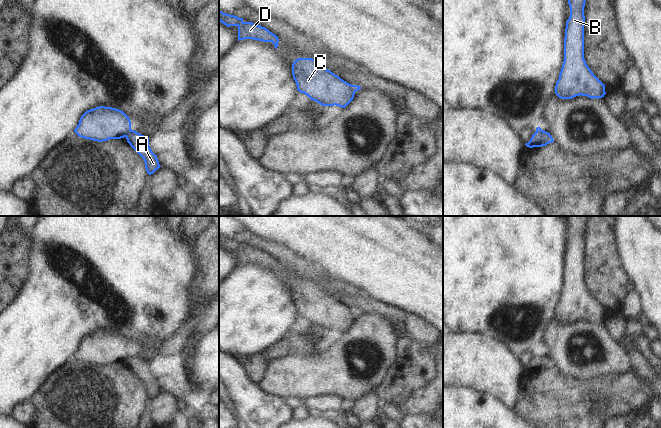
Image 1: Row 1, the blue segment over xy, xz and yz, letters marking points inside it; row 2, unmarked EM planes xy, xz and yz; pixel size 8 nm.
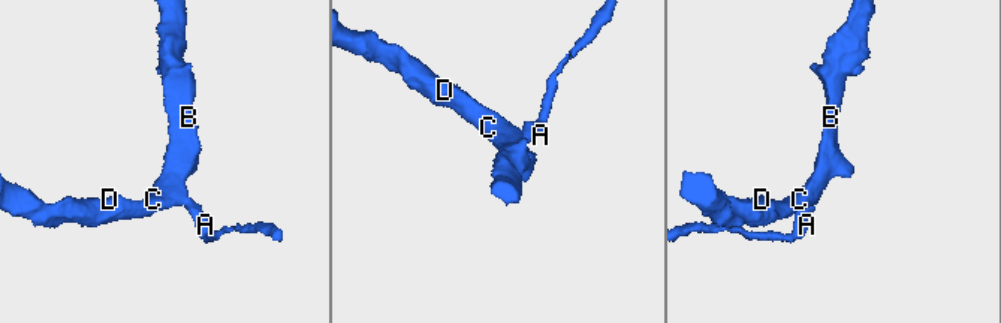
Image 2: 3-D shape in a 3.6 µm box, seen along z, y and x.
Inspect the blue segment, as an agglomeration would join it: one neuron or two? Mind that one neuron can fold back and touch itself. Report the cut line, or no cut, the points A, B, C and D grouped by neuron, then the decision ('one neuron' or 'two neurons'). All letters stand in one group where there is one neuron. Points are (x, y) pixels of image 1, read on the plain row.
cut xy (131, 354), (124, 360); groups A / B C D; two neurons

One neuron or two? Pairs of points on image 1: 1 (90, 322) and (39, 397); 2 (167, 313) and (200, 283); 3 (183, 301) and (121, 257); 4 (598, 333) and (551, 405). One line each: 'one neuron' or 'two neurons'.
1: two neurons
2: two neurons
3: one neuron
4: two neurons

